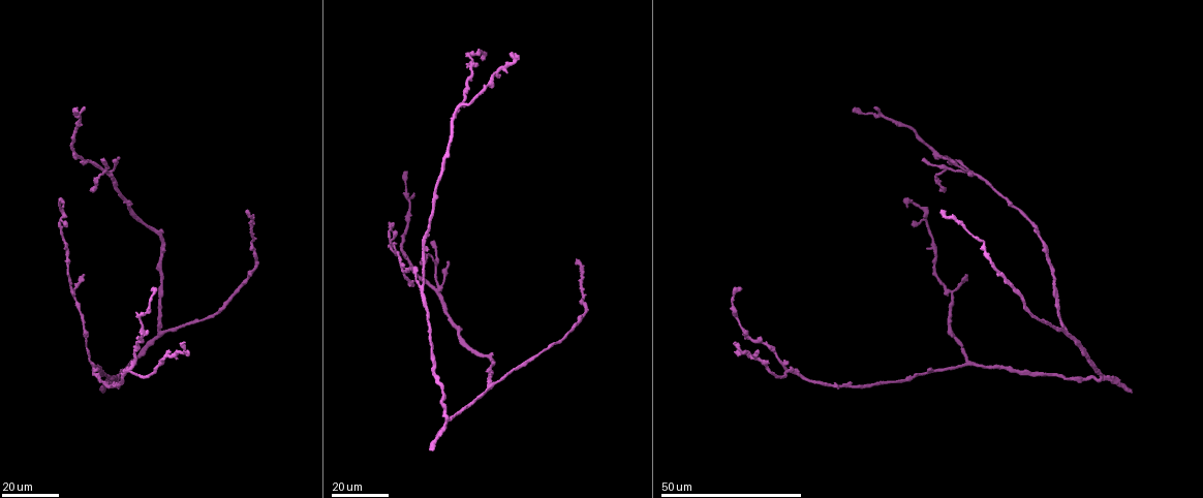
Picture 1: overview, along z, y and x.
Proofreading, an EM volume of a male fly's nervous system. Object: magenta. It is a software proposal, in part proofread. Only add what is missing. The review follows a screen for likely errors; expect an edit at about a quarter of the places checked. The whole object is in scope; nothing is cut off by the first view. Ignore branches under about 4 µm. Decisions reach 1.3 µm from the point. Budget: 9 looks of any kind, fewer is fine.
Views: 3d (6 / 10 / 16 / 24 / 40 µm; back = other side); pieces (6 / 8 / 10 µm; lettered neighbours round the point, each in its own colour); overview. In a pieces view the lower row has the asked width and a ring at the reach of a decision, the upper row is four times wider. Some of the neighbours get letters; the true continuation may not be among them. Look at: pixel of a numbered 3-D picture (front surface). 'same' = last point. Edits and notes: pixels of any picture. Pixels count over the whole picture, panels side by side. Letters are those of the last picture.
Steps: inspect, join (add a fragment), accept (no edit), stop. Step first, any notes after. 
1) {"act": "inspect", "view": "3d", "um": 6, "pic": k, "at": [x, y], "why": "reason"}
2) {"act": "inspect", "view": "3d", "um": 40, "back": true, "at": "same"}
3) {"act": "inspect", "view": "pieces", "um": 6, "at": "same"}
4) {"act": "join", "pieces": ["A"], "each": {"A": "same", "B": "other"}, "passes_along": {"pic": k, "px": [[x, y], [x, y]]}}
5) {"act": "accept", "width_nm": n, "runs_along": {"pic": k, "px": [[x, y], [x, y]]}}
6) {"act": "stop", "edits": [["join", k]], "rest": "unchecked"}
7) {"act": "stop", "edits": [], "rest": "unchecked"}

{"act": "inspect", "view": "3d", "um": 24, "pic": 1, "at": [942, 159], "why": "an open end"}

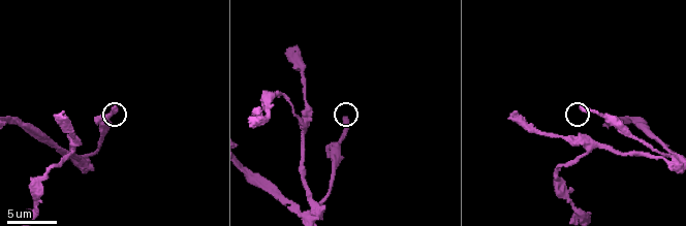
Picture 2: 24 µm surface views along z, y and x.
{"act": "inspect", "view": "pieces", "um": 8, "pic": 2, "at": [581, 107]}

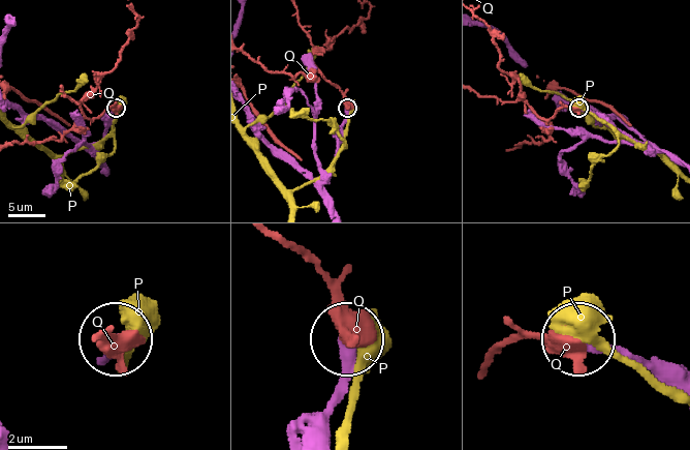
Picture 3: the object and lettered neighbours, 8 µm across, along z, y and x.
{"act": "accept", "width_nm": 380, "each": {"P": "other", "Q": "other"}, "found": "no lettered fragment goes on from it"}

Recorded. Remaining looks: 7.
{"act": "inspect", "view": "3d", "um": 16, "pic": 1, "at": [905, 206], "why": "long arm stops here"}

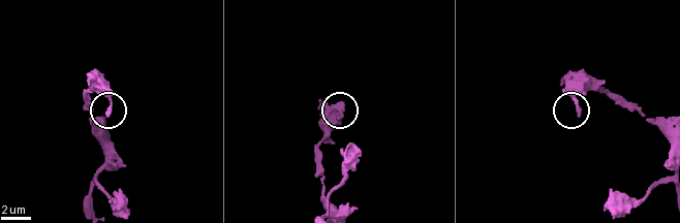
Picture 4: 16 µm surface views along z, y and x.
{"act": "inspect", "view": "pieces", "um": 6, "pic": 4, "at": [339, 117], "why": "see the neighbours"}

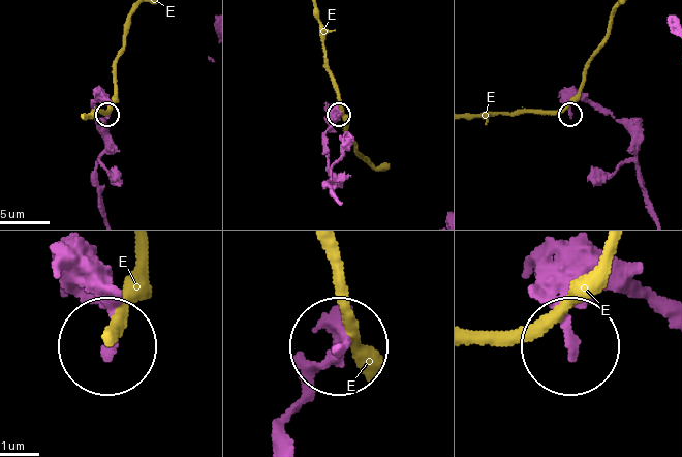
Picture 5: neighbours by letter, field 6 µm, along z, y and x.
{"act": "accept", "each": {"E": "other"}, "found": "none of them fits"}

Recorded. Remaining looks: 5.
{"act": "inspect", "view": "3d", "um": 24, "pic": 1, "at": [734, 343], "why": "free end"}

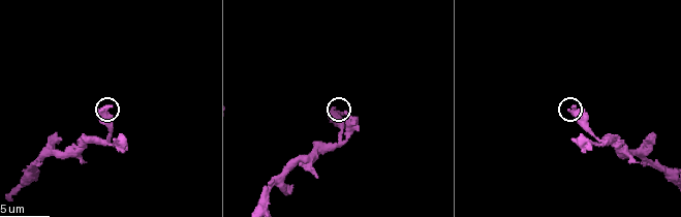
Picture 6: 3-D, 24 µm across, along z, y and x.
{"act": "inspect", "view": "pieces", "um": 8, "pic": 6, "at": [111, 106], "why": "see the neighbours"}

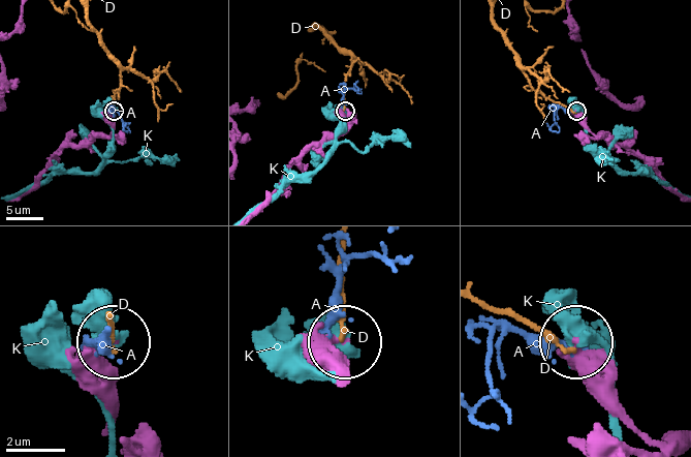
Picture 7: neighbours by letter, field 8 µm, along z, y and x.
{"act": "accept", "each": {"A": "other", "D": "other", "K": "other"}, "runs_along": {"pic": 7, "px": [[652, 437], [577, 346]]}, "found": "none of them fits"}

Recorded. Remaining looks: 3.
{"act": "inspect", "view": "3d", "um": 24, "pic": 1, "at": [413, 287], "why": "free end"}

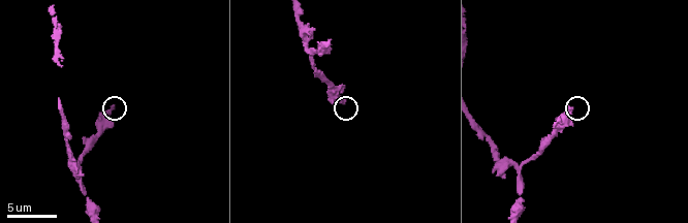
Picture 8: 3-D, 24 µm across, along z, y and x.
{"act": "inspect", "view": "pieces", "um": 6, "pic": 8, "at": [344, 99]}

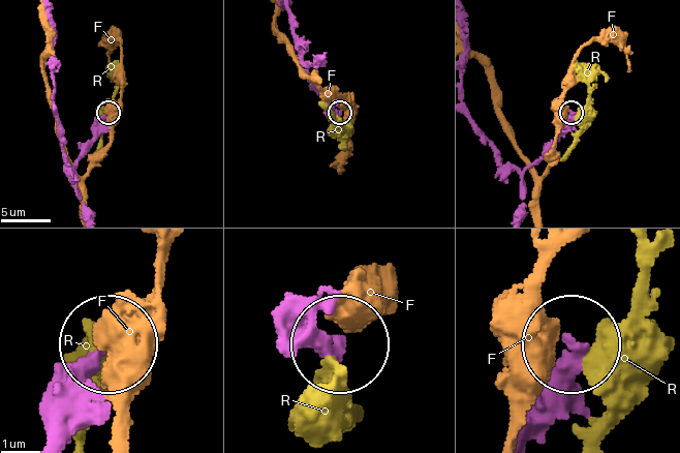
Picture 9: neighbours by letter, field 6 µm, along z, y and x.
{"act": "accept", "each": {"F": "other", "R": "other"}, "found": "no lettered fragment goes on from it"}

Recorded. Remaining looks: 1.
{"act": "stop", "edits": [], "rest": "unchecked"}

